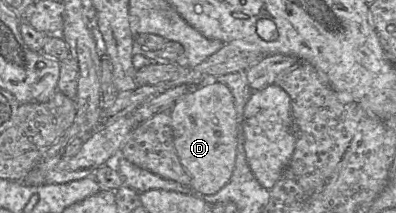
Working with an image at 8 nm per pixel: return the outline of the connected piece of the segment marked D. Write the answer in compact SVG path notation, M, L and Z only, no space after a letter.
M215 79L194 87L170 109L174 145L179 160L191 178L190 187L212 195L230 180L237 155L237 114L229 87Z

